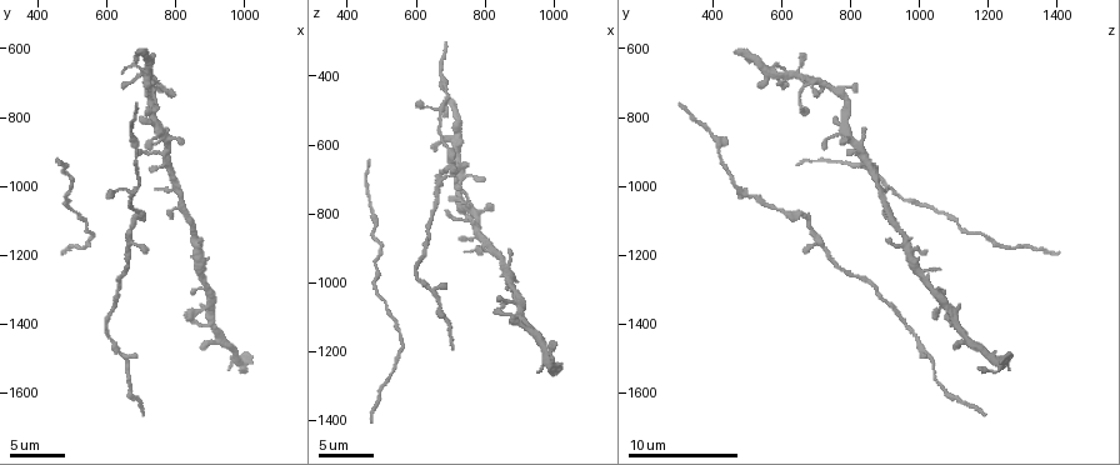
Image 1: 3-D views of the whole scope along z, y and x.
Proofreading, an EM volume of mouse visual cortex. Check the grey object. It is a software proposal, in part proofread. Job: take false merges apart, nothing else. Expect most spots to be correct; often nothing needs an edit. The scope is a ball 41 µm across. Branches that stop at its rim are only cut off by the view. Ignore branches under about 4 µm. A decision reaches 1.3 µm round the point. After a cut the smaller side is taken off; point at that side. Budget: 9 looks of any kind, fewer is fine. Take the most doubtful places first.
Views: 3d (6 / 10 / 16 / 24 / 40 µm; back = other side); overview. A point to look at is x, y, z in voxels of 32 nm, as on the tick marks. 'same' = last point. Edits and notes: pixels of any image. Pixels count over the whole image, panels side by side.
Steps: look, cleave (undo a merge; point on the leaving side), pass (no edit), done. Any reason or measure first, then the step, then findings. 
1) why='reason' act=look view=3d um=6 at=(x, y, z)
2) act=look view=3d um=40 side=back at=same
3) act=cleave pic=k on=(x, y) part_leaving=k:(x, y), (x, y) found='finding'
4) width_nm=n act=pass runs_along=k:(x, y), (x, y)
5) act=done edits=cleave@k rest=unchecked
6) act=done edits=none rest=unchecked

why='three arms meet' act=look view=3d um=10 at=(760, 910, 820)

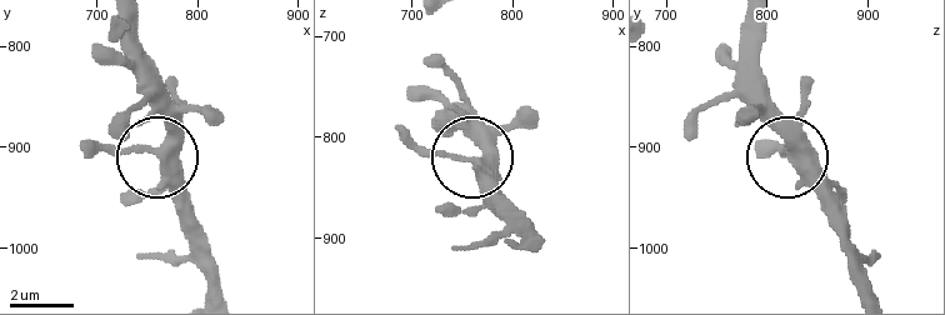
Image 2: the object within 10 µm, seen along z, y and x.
arms=3 act=pass found='continuous, no second neuron'

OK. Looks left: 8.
act=look view=3d um=6 at=(680, 880, 410)

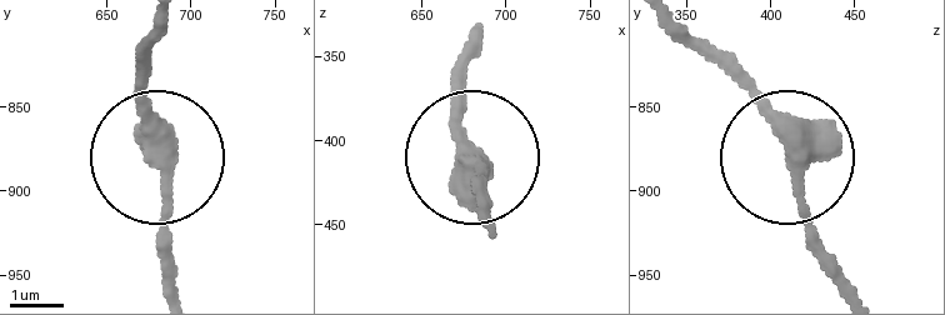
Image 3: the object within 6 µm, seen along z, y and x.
act=look view=3d um=6 side=back at=(680, 876, 414)

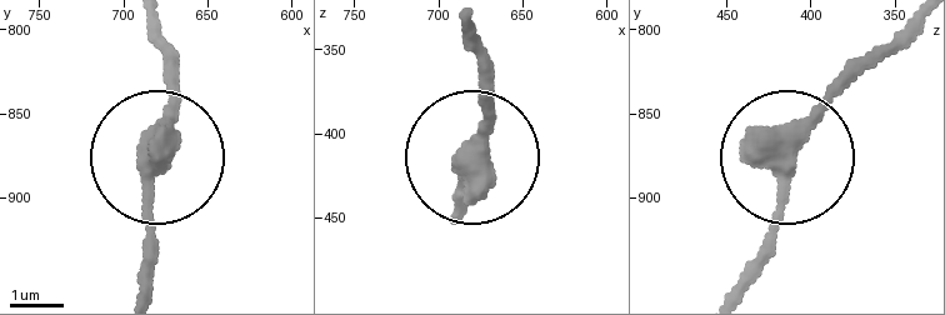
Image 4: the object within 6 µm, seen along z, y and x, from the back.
act=pass found='all the same neuron'

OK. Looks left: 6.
why='three arms meet' act=look view=3d um=6 at=(650, 1500, 1020)

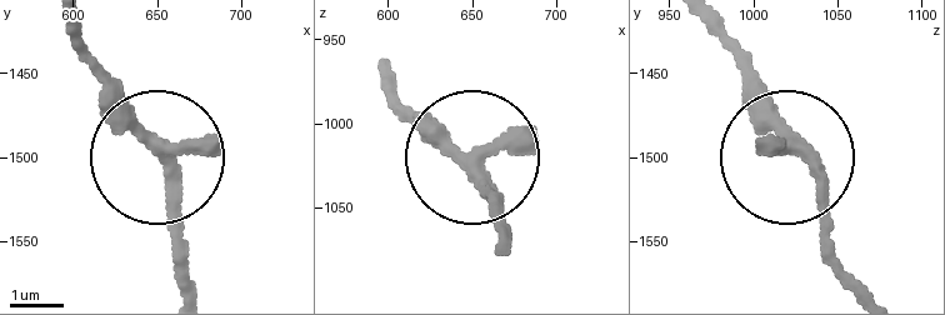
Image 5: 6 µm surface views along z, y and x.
arms=3 act=pass found='continuous, no second neuron'

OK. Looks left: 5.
why='two arms in line, one across' act=look view=3d um=10 at=(660, 1020, 520)

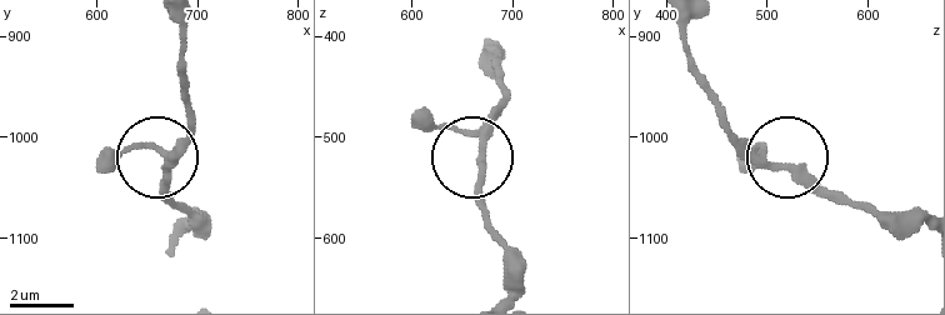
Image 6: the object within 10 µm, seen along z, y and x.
act=pass found='one neuron here'

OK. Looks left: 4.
act=done edits=none rest=unchecked

